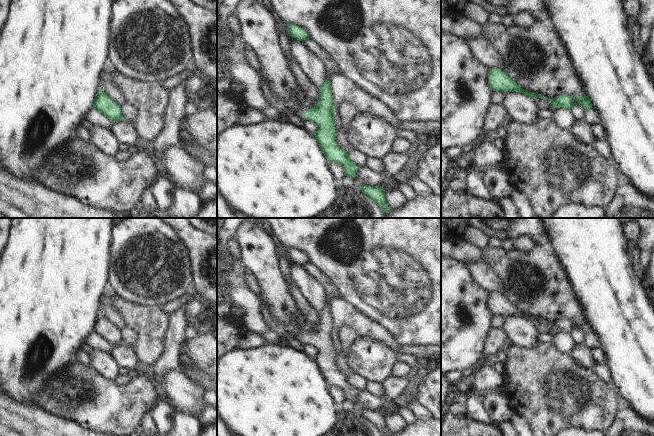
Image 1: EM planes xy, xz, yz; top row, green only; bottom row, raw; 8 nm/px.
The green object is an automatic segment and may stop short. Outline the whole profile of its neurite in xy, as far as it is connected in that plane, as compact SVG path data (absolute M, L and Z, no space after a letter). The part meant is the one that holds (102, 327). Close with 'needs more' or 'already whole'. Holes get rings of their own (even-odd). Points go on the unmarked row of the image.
M99 313L97 315L92 329L94 333L98 334L101 338L103 338L113 347L123 344L121 329L113 326L105 318L103 313Z; already whole

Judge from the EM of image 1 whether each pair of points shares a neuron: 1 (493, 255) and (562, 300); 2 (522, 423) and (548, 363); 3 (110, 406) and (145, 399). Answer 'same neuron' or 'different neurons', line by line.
1: same neuron
2: different neurons
3: same neuron

